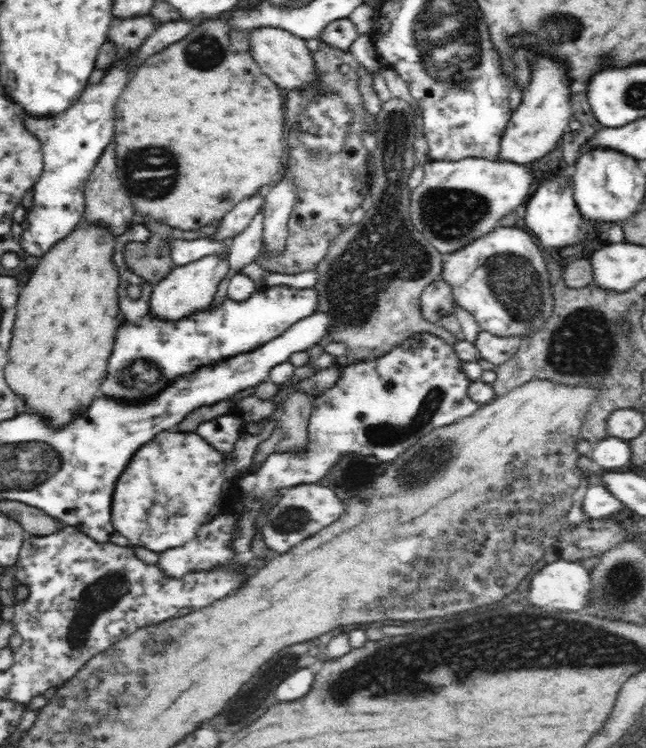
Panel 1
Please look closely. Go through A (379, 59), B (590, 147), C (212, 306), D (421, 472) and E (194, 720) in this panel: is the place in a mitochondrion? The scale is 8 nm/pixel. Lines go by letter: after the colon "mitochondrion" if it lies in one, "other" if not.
A: other
B: other
C: other
D: mitochondrion
E: other

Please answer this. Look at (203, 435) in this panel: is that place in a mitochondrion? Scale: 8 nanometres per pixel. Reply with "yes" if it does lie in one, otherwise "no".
no

